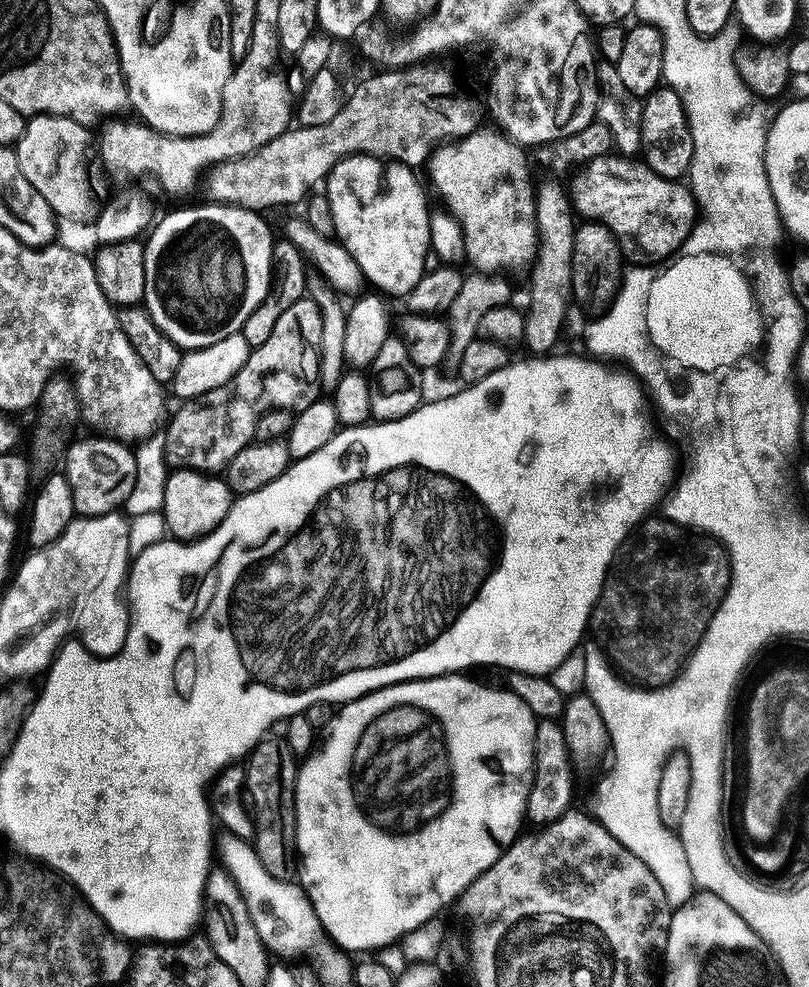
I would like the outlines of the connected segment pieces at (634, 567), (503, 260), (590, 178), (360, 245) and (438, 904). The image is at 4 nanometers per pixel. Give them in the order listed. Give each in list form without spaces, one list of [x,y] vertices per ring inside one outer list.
[[[653,518],[645,519],[643,523],[629,535],[628,539],[621,544],[620,549],[617,550],[616,557],[613,558],[612,564],[608,568],[600,596],[596,600],[596,605],[592,607],[590,632],[591,635],[592,632],[596,635],[593,636],[595,643],[604,649],[609,661],[611,661],[629,681],[635,682],[637,685],[645,688],[661,688],[662,685],[668,684],[671,680],[679,676],[680,669],[684,667],[688,657],[691,656],[694,649],[700,645],[700,639],[704,637],[704,631],[707,630],[709,622],[712,621],[714,614],[718,610],[718,606],[723,602],[725,594],[728,593],[728,584],[732,580],[732,566],[724,545],[715,539],[705,538],[700,534],[693,534],[691,531],[685,530],[681,525],[673,524],[671,519],[668,518],[664,518],[664,520],[652,519]]]
[[[487,126],[481,127],[479,130],[472,132],[471,135],[465,136],[461,142],[453,143],[451,146],[437,149],[433,153],[433,157],[430,161],[430,169],[432,168],[432,184],[438,191],[444,195],[447,209],[455,216],[462,226],[462,234],[464,235],[464,254],[467,263],[472,263],[473,269],[489,274],[495,273],[497,270],[508,270],[511,264],[524,264],[526,265],[535,257],[537,234],[536,234],[536,206],[534,203],[533,189],[528,189],[528,160],[524,157],[525,149],[521,145],[517,144],[515,140],[509,140],[503,132],[499,130],[493,130]]]
[[[614,154],[596,156],[587,161],[583,169],[584,176],[578,177],[570,185],[571,207],[577,213],[580,211],[585,221],[599,222],[609,228],[620,243],[620,251],[623,252],[625,261],[633,265],[658,264],[678,251],[683,246],[684,239],[691,234],[698,220],[698,201],[687,183],[668,180],[643,162],[628,164],[620,172],[619,161],[621,159]]]
[[[347,156],[326,177],[326,195],[334,214],[335,239],[358,262],[365,281],[385,297],[407,297],[424,277],[424,259],[430,254],[430,207],[417,173],[406,164],[385,162],[379,156]]]
[[[445,674],[443,676],[430,676],[426,680],[403,680],[401,684],[391,684],[385,688],[380,688],[377,692],[367,692],[357,700],[349,700],[335,709],[332,721],[322,730],[322,739],[318,746],[313,747],[307,756],[303,757],[296,774],[296,855],[298,857],[298,883],[303,888],[304,893],[308,895],[308,901],[312,904],[314,914],[320,919],[320,925],[328,934],[328,939],[336,945],[337,948],[349,953],[368,954],[373,950],[379,950],[395,945],[400,942],[404,936],[410,934],[416,927],[422,926],[427,920],[435,920],[440,916],[439,912],[447,906],[448,903],[459,901],[460,897],[472,883],[474,878],[478,878],[503,854],[505,848],[509,848],[515,840],[521,835],[520,823],[525,823],[526,813],[528,811],[528,795],[532,785],[532,771],[534,770],[534,734],[538,717],[532,713],[530,706],[522,702],[507,687],[487,688],[484,684],[479,684],[476,680],[471,680],[468,674]]]

